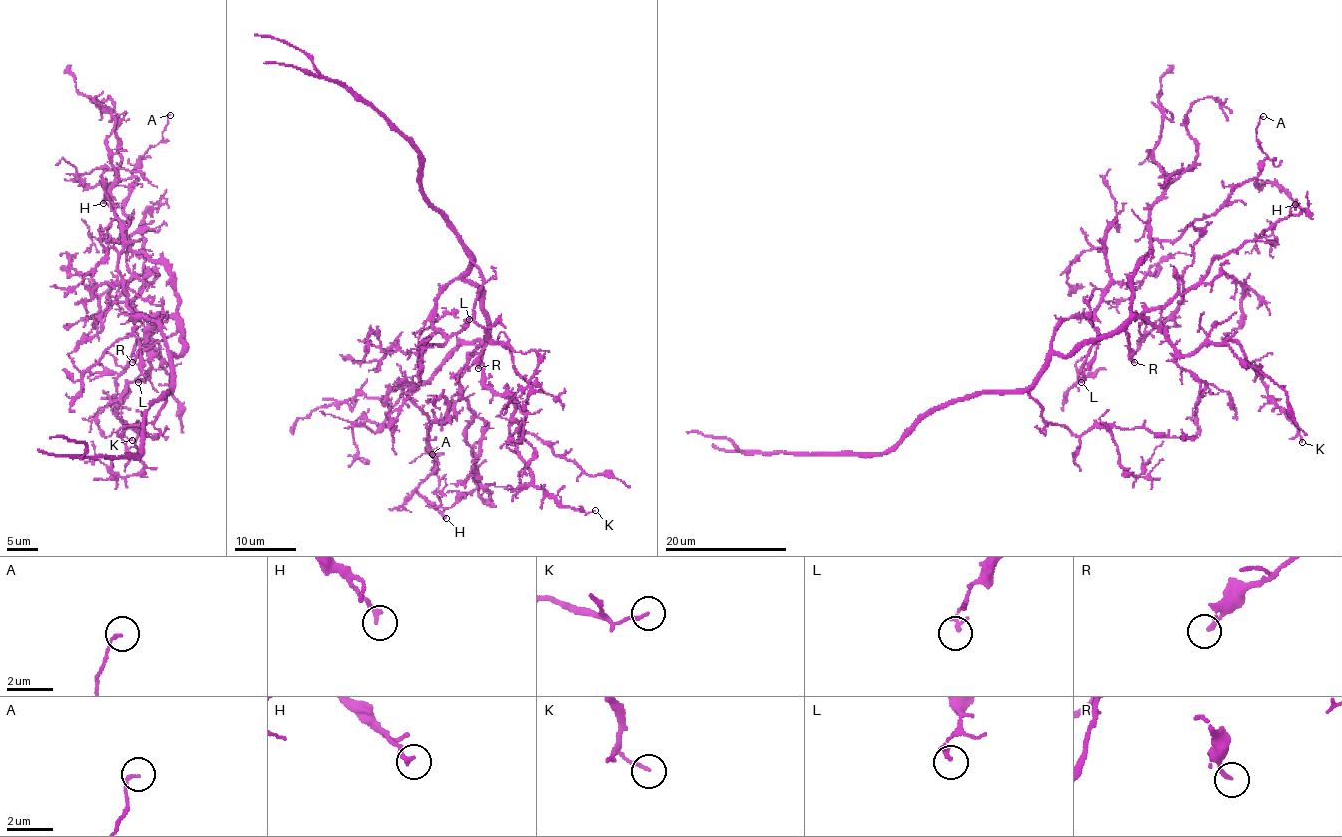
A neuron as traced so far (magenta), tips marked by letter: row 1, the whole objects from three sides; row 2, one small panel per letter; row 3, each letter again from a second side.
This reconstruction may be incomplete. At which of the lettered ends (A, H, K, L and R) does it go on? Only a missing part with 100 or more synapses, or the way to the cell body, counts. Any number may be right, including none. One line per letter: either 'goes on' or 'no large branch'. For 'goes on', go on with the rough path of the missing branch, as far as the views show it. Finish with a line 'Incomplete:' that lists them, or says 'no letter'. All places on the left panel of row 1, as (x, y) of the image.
A: no large branch
H: no large branch
K: no large branch
L: no large branch
R: no large branch
Incomplete: no letter

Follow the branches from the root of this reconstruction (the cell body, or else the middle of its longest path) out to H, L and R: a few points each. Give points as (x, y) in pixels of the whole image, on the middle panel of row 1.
H: (466, 276), (477, 285), (486, 335), (460, 344), (407, 391), (426, 413), (436, 462), (417, 490), (446, 518)
L: (466, 276), (451, 281), (439, 294), (433, 325), (452, 336), (466, 328), (469, 319)
R: (466, 276), (477, 285), (490, 338), (482, 348), (478, 368)

